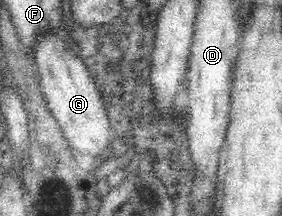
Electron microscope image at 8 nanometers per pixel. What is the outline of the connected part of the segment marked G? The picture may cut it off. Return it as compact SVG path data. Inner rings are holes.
M49 33L45 37L39 37L35 61L32 62L37 72L42 96L51 114L59 122L70 147L79 151L81 155L93 157L96 164L111 157L116 160L119 155L122 155L125 148L118 145L111 133L102 92L97 89L86 65L66 50L58 35Z

